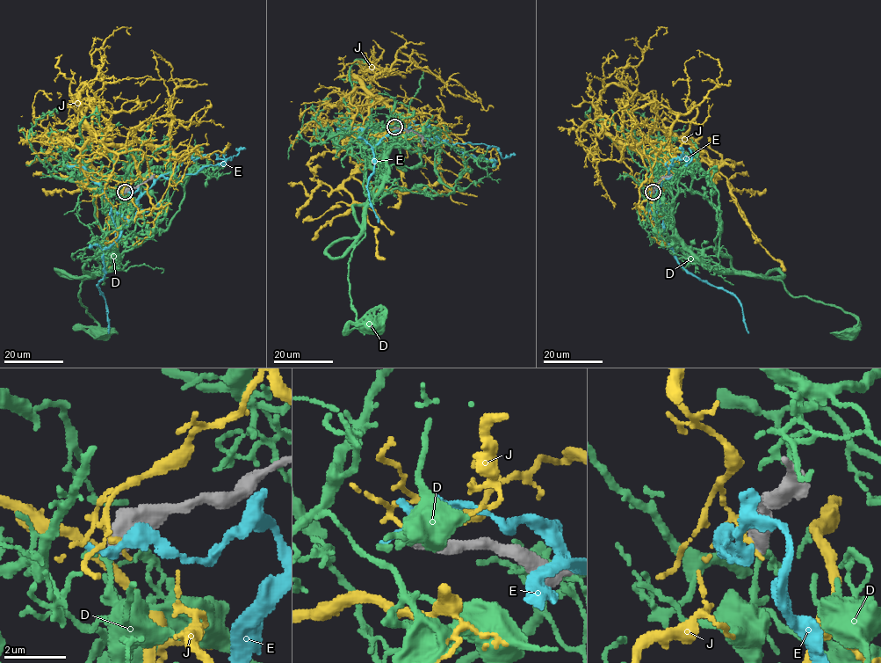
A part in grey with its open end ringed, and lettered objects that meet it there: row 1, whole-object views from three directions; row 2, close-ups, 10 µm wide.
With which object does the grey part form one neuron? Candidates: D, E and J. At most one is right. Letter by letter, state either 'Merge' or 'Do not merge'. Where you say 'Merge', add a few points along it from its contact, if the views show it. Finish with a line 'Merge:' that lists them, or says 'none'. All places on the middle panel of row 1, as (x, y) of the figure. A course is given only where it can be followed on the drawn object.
D: Do not merge
E: Do not merge
J: Do not merge
Merge: none

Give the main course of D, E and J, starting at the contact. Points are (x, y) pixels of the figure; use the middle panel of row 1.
D: (394, 127), (386, 144), (387, 174), (366, 208), (364, 232), (349, 263), (356, 323), (365, 331), (373, 327)
E: (393, 127), (400, 124), (410, 130), (398, 129), (388, 134), (373, 149), (374, 167), (367, 187), (379, 222)
J: (394, 127), (408, 120), (350, 72), (340, 138), (350, 160), (379, 170), (364, 161), (343, 188), (385, 259)

